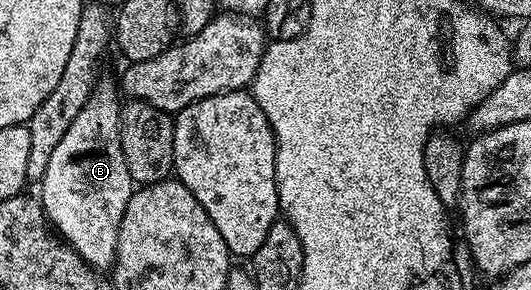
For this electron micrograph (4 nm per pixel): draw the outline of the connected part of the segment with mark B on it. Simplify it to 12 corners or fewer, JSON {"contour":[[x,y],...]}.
{"contour":[[99,80],[40,182],[46,220],[113,266],[136,188]]}

